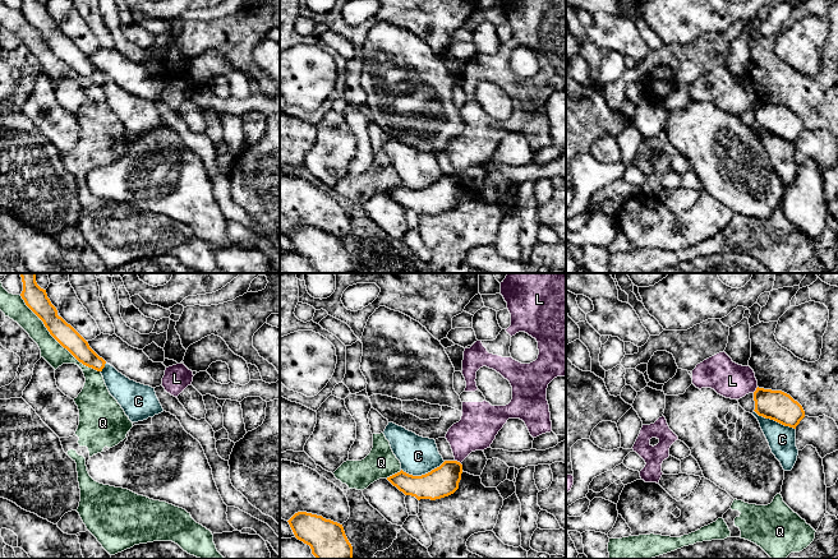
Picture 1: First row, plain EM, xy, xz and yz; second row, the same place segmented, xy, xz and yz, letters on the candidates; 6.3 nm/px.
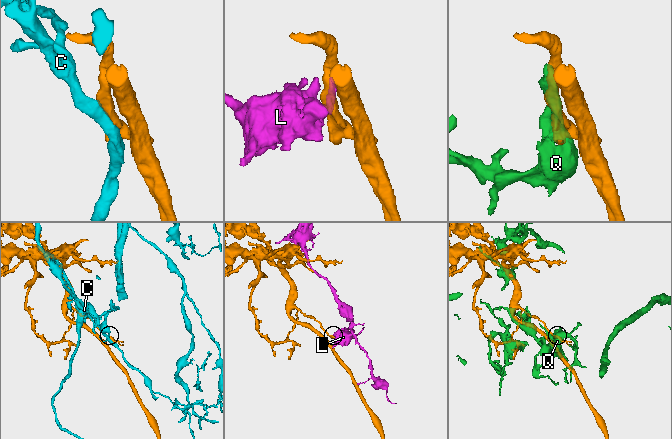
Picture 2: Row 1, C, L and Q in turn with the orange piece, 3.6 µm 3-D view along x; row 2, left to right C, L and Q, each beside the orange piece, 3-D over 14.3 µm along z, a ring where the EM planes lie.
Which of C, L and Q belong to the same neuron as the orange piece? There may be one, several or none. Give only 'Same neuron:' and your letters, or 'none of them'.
Same neuron: none of them

